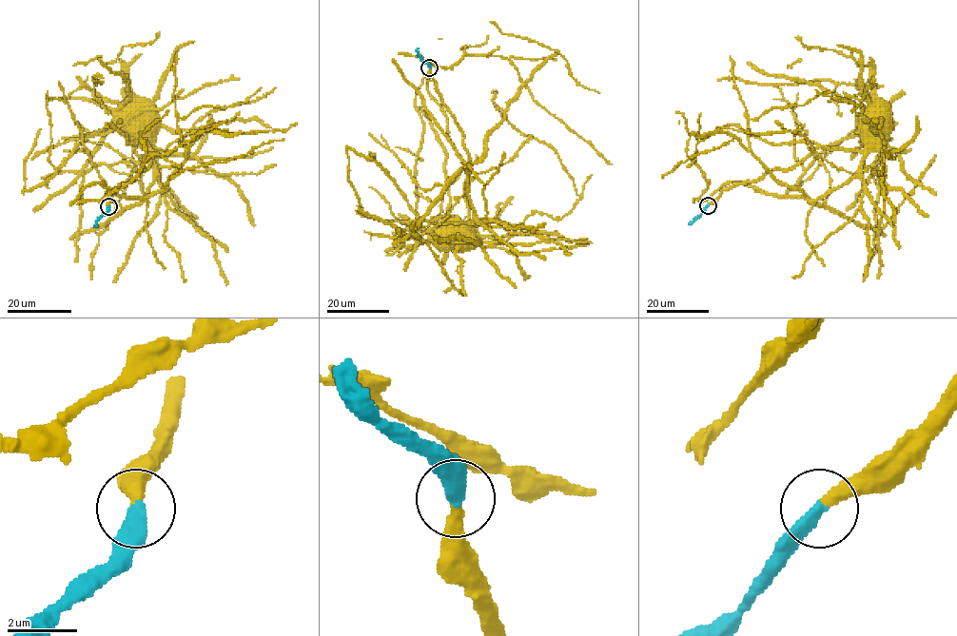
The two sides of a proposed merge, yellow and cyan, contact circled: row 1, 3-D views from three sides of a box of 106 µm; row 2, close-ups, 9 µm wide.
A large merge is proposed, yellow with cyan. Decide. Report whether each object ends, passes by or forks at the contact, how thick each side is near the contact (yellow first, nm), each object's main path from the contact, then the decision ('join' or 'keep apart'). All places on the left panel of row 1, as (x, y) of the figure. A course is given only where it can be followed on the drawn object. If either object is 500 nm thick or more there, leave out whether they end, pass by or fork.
yellow ends | cyan ends | 360/440 nm | yellow via (108, 207), (110, 195), (130, 182), (150, 159), (146, 143), (121, 123) | cyan via (108, 207), (96, 227) | join

